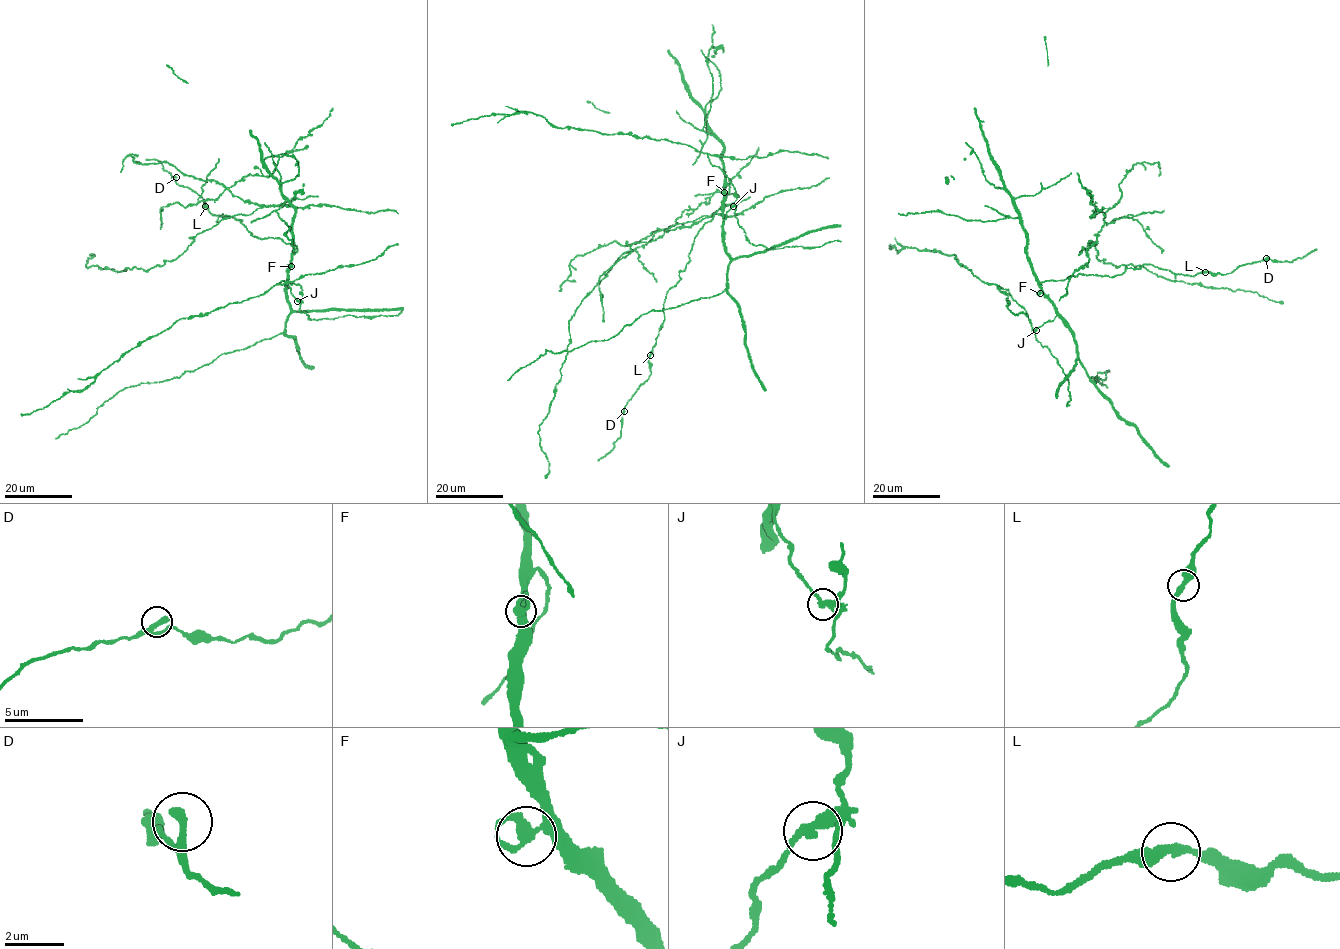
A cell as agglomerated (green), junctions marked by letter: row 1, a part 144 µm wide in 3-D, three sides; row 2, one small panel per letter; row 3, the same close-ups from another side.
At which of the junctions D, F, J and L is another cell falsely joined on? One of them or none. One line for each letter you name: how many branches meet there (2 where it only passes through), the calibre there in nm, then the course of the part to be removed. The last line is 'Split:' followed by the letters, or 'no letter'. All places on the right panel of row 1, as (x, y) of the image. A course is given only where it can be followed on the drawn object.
J: branches 2; calibre 320 nm
Split: J

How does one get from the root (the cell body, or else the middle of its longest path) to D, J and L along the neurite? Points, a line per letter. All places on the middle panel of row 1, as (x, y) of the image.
D: (725, 189), (728, 184), (724, 203), (698, 232), (690, 261), (667, 293), (650, 375), (624, 411)
J: (725, 189), (723, 220), (733, 206)
L: (725, 189), (728, 184), (724, 203), (698, 232), (690, 261), (667, 293), (664, 321), (650, 355)

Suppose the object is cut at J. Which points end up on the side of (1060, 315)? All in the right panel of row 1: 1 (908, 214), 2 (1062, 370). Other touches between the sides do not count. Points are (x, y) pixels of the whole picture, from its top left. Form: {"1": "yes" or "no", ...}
{"1": "yes", "2": "no"}

